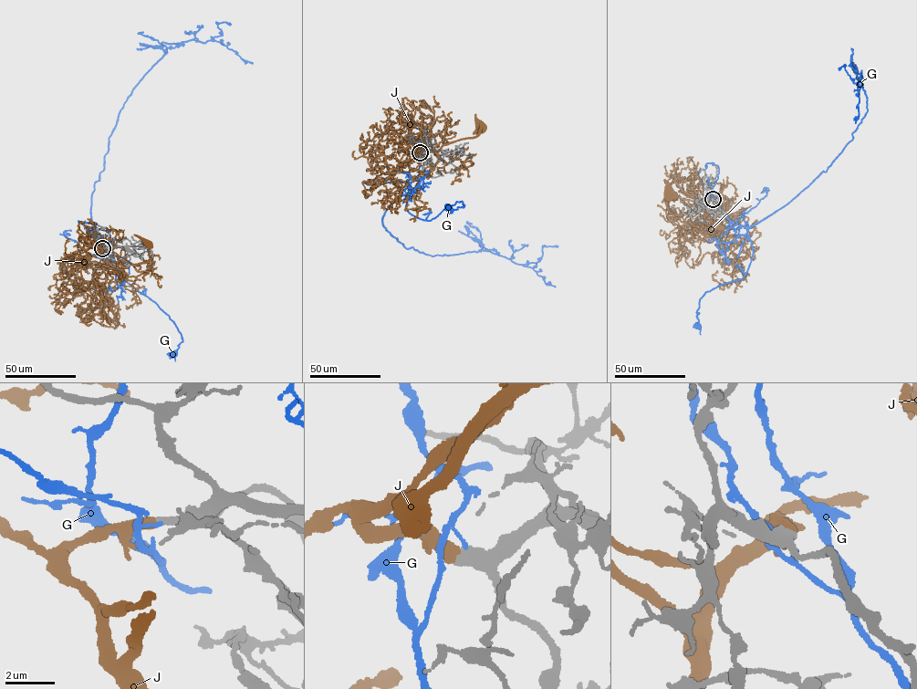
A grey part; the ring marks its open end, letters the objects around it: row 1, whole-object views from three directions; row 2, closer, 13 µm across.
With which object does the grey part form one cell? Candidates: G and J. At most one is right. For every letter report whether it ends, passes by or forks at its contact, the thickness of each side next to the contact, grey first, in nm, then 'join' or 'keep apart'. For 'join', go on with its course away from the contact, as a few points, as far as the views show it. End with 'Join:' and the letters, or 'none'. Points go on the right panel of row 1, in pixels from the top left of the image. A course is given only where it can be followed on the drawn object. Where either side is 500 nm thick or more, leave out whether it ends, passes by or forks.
G: it ends | 480/110 nm | keep apart
J: it ends | 440/440 nm | join | via (713, 199), (703, 215), (722, 228), (701, 223), (700, 214), (695, 212), (673, 215), (666, 204), (668, 196)
Join: J

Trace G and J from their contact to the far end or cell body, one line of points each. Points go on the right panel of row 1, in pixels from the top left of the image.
G: (712, 199), (728, 219), (748, 227), (753, 253), (741, 278), (718, 286), (700, 298), (699, 325)
J: (713, 199), (703, 215), (722, 228), (701, 223), (700, 214), (695, 212), (673, 215), (666, 204), (668, 196)

